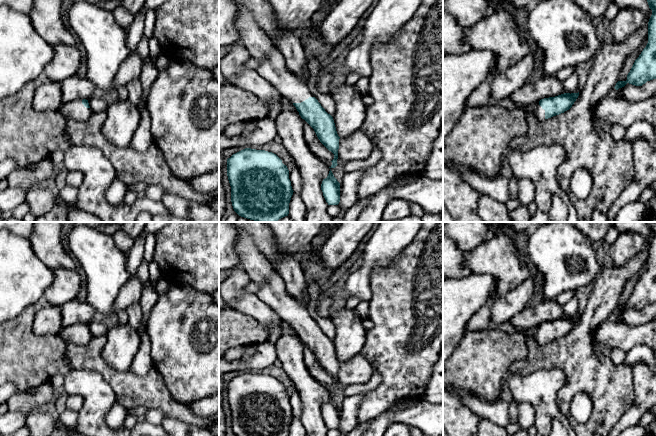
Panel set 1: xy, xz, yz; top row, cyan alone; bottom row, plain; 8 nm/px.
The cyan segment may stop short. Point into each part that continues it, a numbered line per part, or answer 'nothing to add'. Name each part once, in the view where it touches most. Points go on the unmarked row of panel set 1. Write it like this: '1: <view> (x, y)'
1: xz (272, 292)

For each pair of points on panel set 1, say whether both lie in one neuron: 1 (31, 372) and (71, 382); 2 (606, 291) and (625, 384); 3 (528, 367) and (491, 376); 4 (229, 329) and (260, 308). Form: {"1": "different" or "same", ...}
{"1": "different", "2": "same", "3": "different", "4": "different"}

